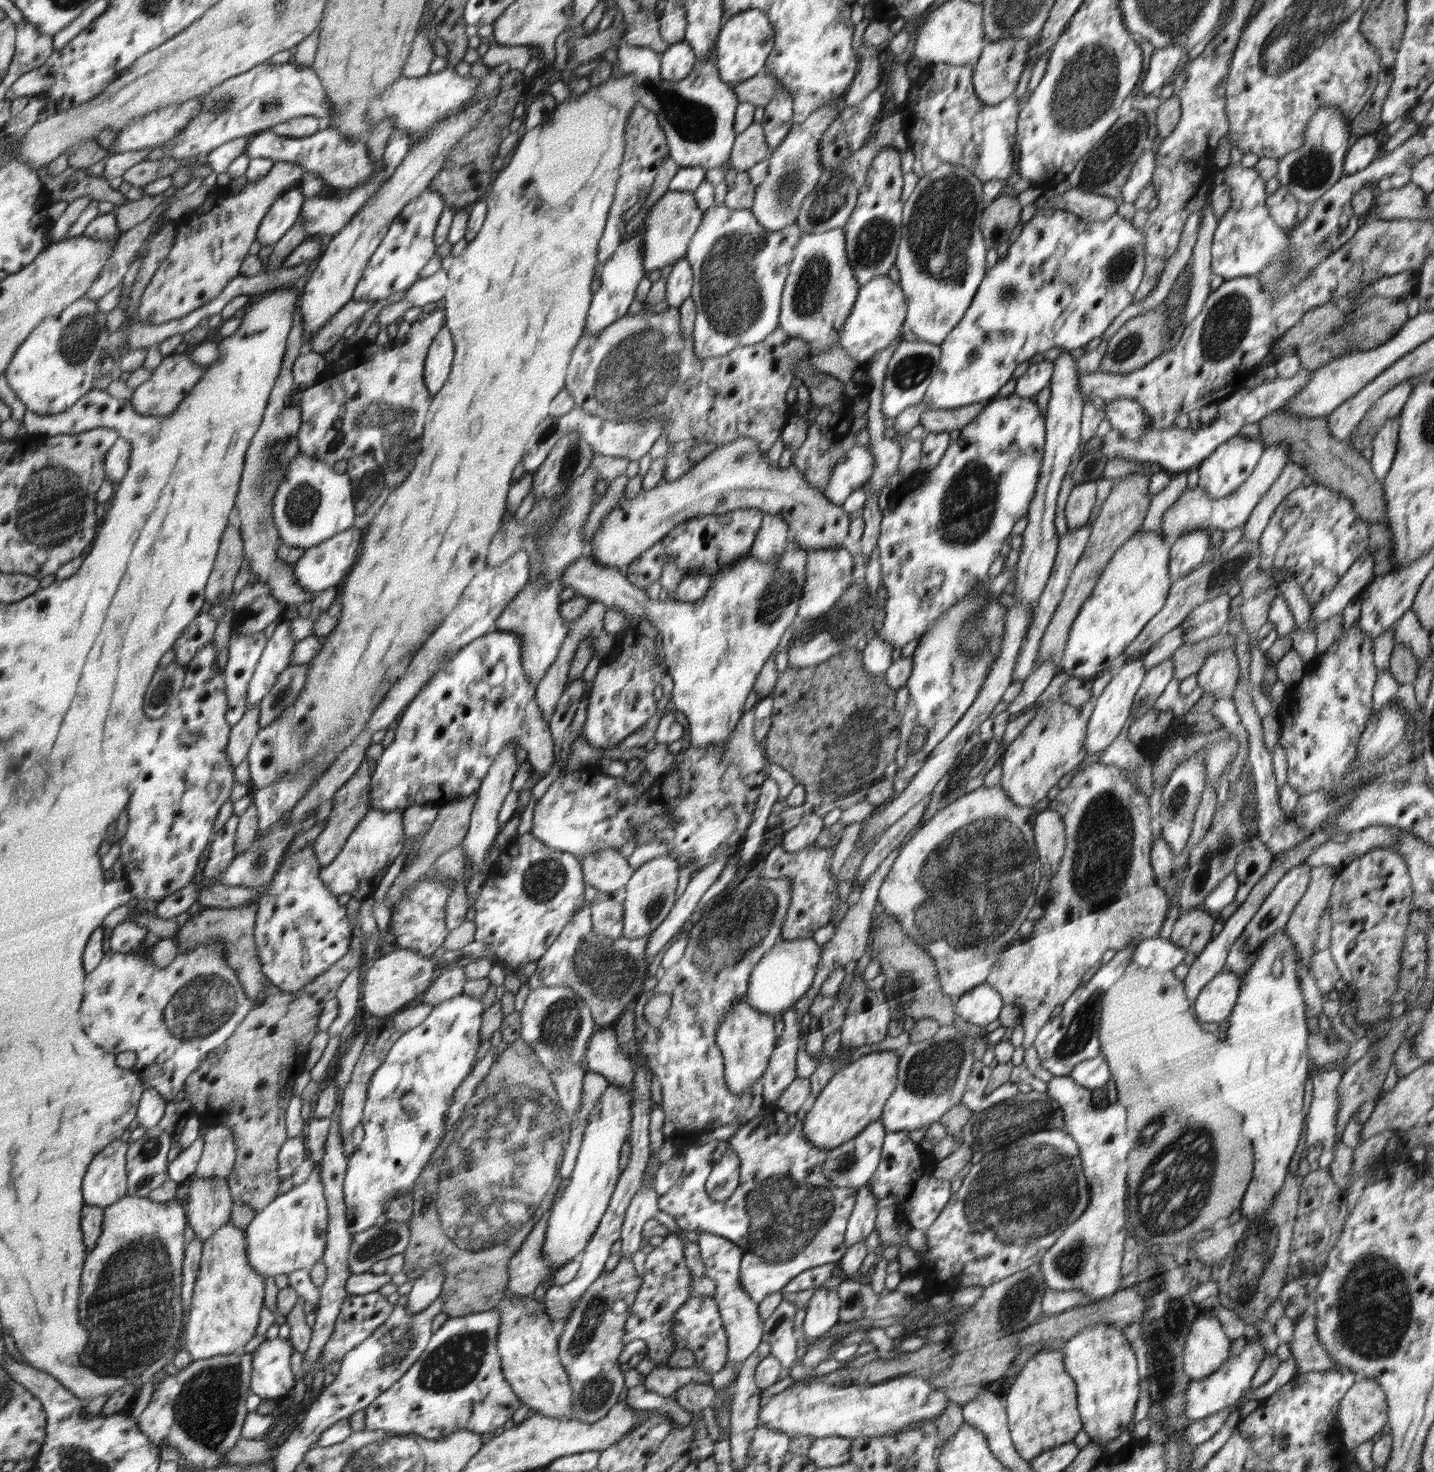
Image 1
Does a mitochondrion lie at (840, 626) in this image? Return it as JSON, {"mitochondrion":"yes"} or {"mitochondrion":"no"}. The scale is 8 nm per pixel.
{"mitochondrion":"yes"}

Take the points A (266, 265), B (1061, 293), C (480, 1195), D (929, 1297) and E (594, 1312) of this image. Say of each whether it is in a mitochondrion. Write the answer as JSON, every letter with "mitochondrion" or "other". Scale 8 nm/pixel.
{"A":"other","B":"other","C":"mitochondrion","D":"other","E":"mitochondrion"}

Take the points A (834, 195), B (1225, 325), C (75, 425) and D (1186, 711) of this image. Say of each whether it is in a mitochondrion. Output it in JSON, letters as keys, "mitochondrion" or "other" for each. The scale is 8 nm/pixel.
{"A":"mitochondrion","B":"mitochondrion","C":"other","D":"other"}

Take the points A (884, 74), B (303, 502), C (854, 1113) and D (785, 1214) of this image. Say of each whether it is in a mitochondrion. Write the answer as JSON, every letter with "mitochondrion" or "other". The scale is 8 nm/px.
{"A":"other","B":"mitochondrion","C":"other","D":"mitochondrion"}

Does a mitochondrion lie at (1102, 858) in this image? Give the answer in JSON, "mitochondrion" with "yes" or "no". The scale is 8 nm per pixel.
{"mitochondrion":"yes"}

